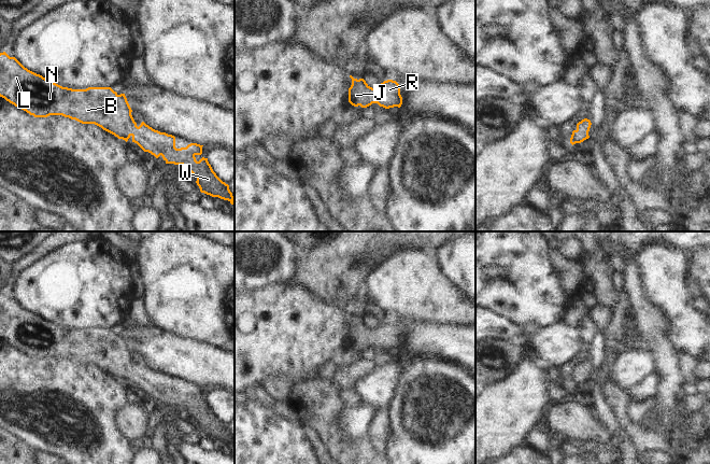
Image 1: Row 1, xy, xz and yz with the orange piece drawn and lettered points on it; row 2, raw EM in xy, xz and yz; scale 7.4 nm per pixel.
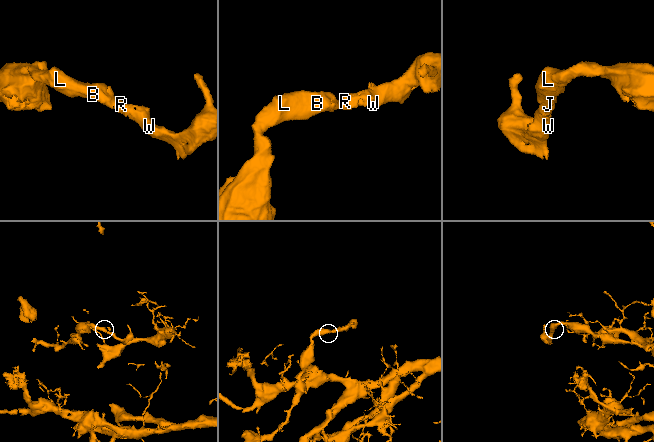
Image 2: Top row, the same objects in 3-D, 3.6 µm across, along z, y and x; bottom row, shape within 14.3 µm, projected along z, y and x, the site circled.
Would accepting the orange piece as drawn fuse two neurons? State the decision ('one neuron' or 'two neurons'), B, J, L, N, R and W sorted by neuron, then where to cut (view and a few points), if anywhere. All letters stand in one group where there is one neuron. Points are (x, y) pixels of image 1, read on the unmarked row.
one neuron; B J L N R W; no cut

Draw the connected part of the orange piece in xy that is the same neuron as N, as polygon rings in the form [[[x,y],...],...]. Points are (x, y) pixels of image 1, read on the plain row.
[[[3,293],[0,294],[0,338],[34,358],[62,356],[82,365],[95,365],[126,383],[131,378],[132,383],[144,393],[151,394],[156,399],[161,396],[166,405],[185,407],[197,420],[196,424],[201,434],[228,441],[235,447],[229,426],[216,417],[208,399],[202,398],[199,403],[196,402],[195,397],[202,395],[203,386],[190,384],[186,389],[176,390],[174,377],[155,371],[144,363],[138,368],[125,335],[118,336],[111,328],[88,328],[86,331],[62,328],[28,311],[15,298],[10,298]]]

